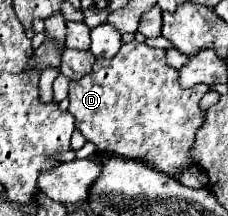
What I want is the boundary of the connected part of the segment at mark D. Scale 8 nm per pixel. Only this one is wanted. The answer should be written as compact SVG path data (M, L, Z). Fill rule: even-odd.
M125 43L111 59L97 59L93 71L69 85L69 113L75 117L75 127L99 151L123 155L129 159L147 159L151 167L171 175L191 165L189 149L197 127L203 123L205 111L199 109L199 99L209 91L207 85L183 89L177 83L177 71L167 65L165 51L147 47L145 43Z

